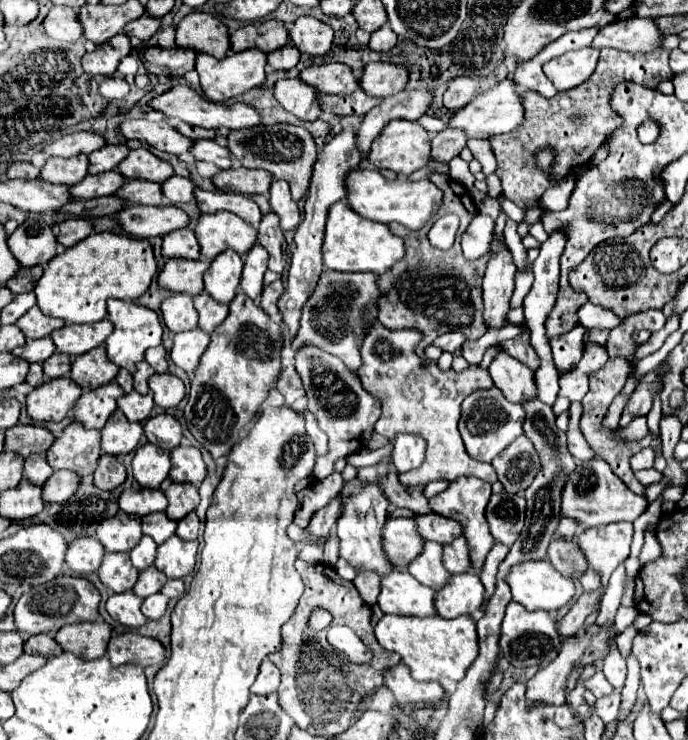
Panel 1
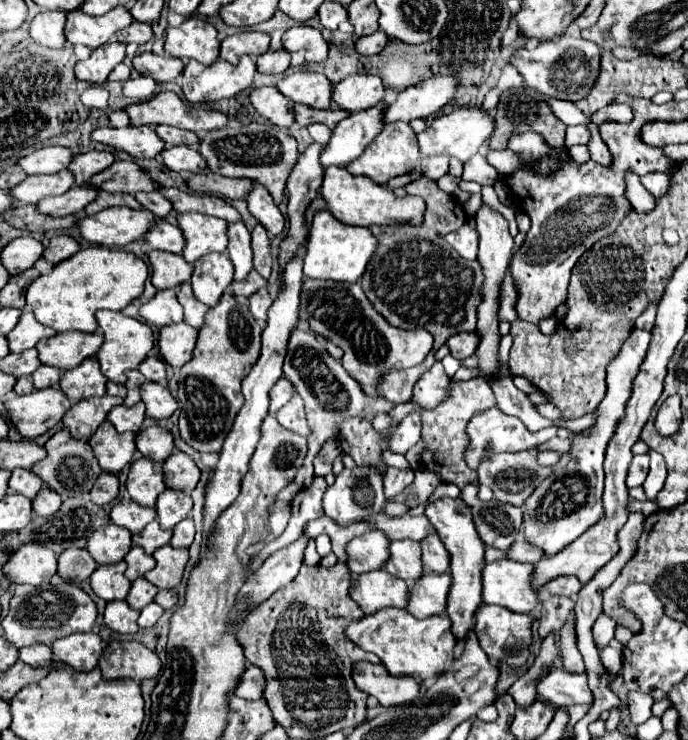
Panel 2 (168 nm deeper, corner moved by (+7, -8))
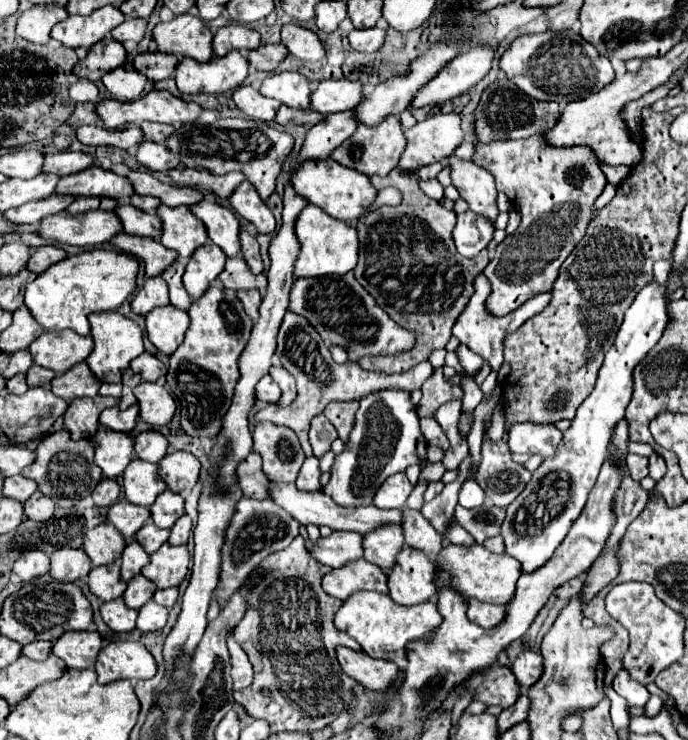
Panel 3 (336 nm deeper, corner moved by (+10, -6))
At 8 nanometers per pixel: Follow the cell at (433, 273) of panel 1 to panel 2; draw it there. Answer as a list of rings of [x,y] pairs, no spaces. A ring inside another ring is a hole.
[[[425,175],[413,179],[405,187],[405,191],[409,195],[419,195],[427,201],[425,223],[421,227],[413,227],[413,225],[369,227],[379,241],[379,249],[373,255],[361,279],[361,287],[367,299],[373,303],[375,311],[379,311],[391,325],[403,329],[423,327],[435,339],[431,353],[425,357],[421,365],[411,369],[401,369],[401,371],[393,369],[385,373],[379,385],[379,393],[393,403],[411,401],[413,385],[435,363],[435,351],[445,343],[445,339],[451,333],[475,331],[477,305],[481,301],[479,287],[483,283],[483,273],[479,263],[461,259],[447,241],[439,239],[439,235],[447,235],[459,229],[461,223],[465,223],[463,207],[451,195],[439,191],[439,187],[435,187],[435,181],[427,179]]]

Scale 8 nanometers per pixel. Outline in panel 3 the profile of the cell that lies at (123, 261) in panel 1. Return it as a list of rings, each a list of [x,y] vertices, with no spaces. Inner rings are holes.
[[[94,249],[84,251],[72,257],[62,259],[60,263],[48,267],[44,273],[40,273],[28,287],[26,287],[26,307],[30,309],[32,317],[46,329],[46,331],[64,331],[72,329],[78,335],[88,335],[88,315],[92,311],[114,311],[118,309],[136,289],[136,275],[138,275],[138,259],[132,255],[126,255],[118,249]]]

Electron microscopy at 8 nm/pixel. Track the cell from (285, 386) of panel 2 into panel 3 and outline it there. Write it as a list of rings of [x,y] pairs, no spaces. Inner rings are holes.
[[[270,375],[260,379],[260,383],[256,385],[256,397],[262,403],[276,403],[280,399],[280,387],[272,381]]]

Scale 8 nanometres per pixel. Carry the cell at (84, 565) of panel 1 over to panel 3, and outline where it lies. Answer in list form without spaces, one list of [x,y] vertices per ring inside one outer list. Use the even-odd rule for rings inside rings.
[[[62,547],[52,553],[52,565],[50,565],[50,575],[56,581],[76,581],[88,575],[92,569],[88,555],[82,549],[70,549]]]

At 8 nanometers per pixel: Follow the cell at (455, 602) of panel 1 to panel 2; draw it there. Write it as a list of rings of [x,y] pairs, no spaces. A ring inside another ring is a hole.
[[[425,573],[409,593],[407,611],[417,619],[427,619],[431,615],[443,615],[447,609],[447,595],[451,589],[449,573]]]

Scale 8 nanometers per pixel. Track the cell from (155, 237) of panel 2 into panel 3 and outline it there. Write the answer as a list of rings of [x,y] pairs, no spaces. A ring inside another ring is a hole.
[[[120,203],[114,213],[120,217],[122,229],[128,235],[138,235],[138,237],[150,237],[150,239],[160,239],[162,233],[162,223],[156,217],[156,213],[144,213],[128,203]]]

